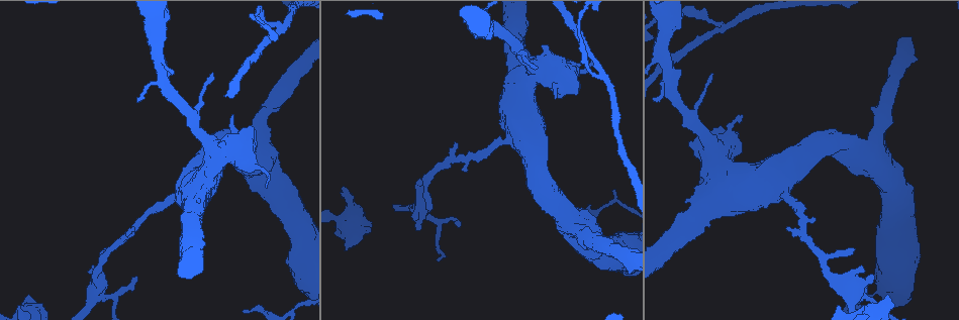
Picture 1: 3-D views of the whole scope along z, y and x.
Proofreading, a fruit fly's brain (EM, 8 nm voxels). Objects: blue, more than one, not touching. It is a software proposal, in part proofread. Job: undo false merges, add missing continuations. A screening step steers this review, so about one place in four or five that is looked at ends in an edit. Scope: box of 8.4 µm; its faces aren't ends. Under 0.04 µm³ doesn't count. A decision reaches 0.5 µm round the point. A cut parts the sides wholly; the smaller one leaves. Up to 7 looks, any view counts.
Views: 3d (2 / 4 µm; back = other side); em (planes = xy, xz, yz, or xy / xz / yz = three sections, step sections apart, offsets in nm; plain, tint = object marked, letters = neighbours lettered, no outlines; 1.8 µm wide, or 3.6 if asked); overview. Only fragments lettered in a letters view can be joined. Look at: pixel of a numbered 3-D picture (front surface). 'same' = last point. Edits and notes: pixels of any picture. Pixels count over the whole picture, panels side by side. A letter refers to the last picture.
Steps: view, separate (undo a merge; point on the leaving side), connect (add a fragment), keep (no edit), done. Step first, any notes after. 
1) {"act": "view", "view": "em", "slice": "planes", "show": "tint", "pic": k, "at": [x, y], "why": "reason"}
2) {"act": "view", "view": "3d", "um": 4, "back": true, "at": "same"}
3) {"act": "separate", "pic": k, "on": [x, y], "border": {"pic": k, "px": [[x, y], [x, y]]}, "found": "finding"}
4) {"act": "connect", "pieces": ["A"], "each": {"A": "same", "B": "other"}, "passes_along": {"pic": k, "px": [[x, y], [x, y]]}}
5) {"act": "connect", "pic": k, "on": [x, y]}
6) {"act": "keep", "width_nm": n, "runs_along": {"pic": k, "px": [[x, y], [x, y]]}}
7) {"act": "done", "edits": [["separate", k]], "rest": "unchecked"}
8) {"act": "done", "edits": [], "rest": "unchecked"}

{"act": "view", "view": "em", "slice": "yz", "step": 8, "show": "tint", "pic": 1, "at": [718, 29], "why": "three arms meet"}

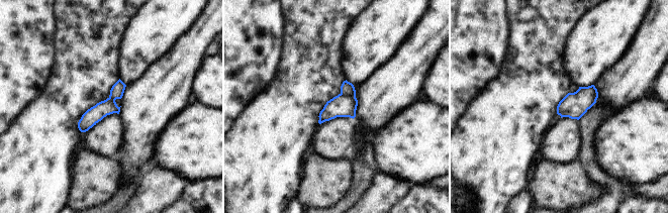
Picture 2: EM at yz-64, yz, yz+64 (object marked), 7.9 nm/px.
{"act": "view", "view": "em", "slice": "planes", "show": "letters", "at": "same"}

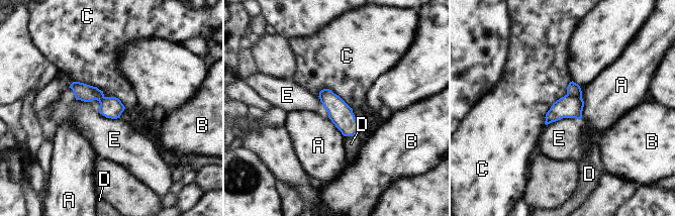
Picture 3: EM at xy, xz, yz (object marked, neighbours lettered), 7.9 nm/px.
{"act": "separate", "pic": 3, "on": [573, 88], "width_nm": 180, "each": {"A": "other", "B": "other", "C": "other", "D": "other", "E": "other"}, "border": {"pic": 3, "px": [[580, 90], [574, 94], [567, 94]]}, "found": "a second cell is stuck on"}

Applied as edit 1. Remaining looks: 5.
{"act": "view", "view": "em", "um": 3.6, "slice": "planes", "show": "letters", "pic": 1, "at": [501, 139], "why": "calibre changes"}

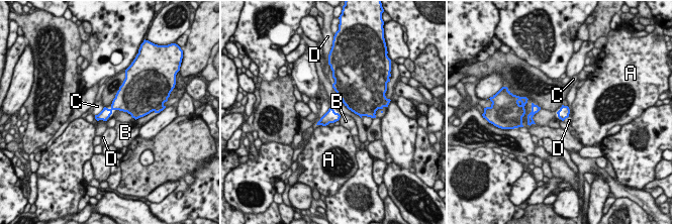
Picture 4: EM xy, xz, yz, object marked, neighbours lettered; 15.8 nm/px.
{"act": "keep", "each": {"A": "other", "B": "other", "C": "other", "D": "other"}, "border": {"pic": 4, "px": [[329, 107], [319, 120]]}, "found": "one cell here"}

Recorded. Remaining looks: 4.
{"act": "view", "view": "3d", "um": 2, "pic": 1, "at": [95, 274], "why": "sudden change in width"}

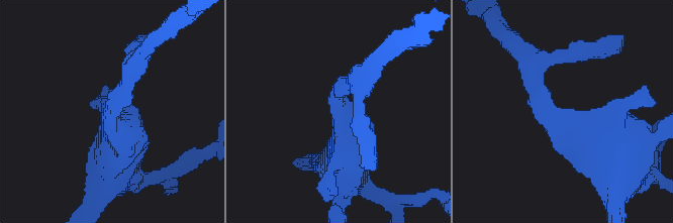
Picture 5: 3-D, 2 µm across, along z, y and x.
{"act": "view", "view": "em", "um": 3.6, "slice": "planes", "show": "letters", "pic": 5, "at": [551, 114], "why": "shape alone is not enough"}

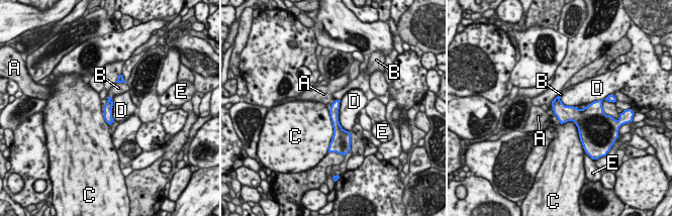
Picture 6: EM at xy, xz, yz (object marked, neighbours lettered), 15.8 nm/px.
{"act": "keep", "each": {"A": "other", "B": "other", "C": "other", "D": "other", "E": "other"}, "border": {"pic": 6, "px": [[328, 112], [332, 127], [329, 143]]}, "found": "one cell here"}

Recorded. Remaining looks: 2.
{"act": "done", "edits": [["separate", 3]], "rest": "unchecked"}

